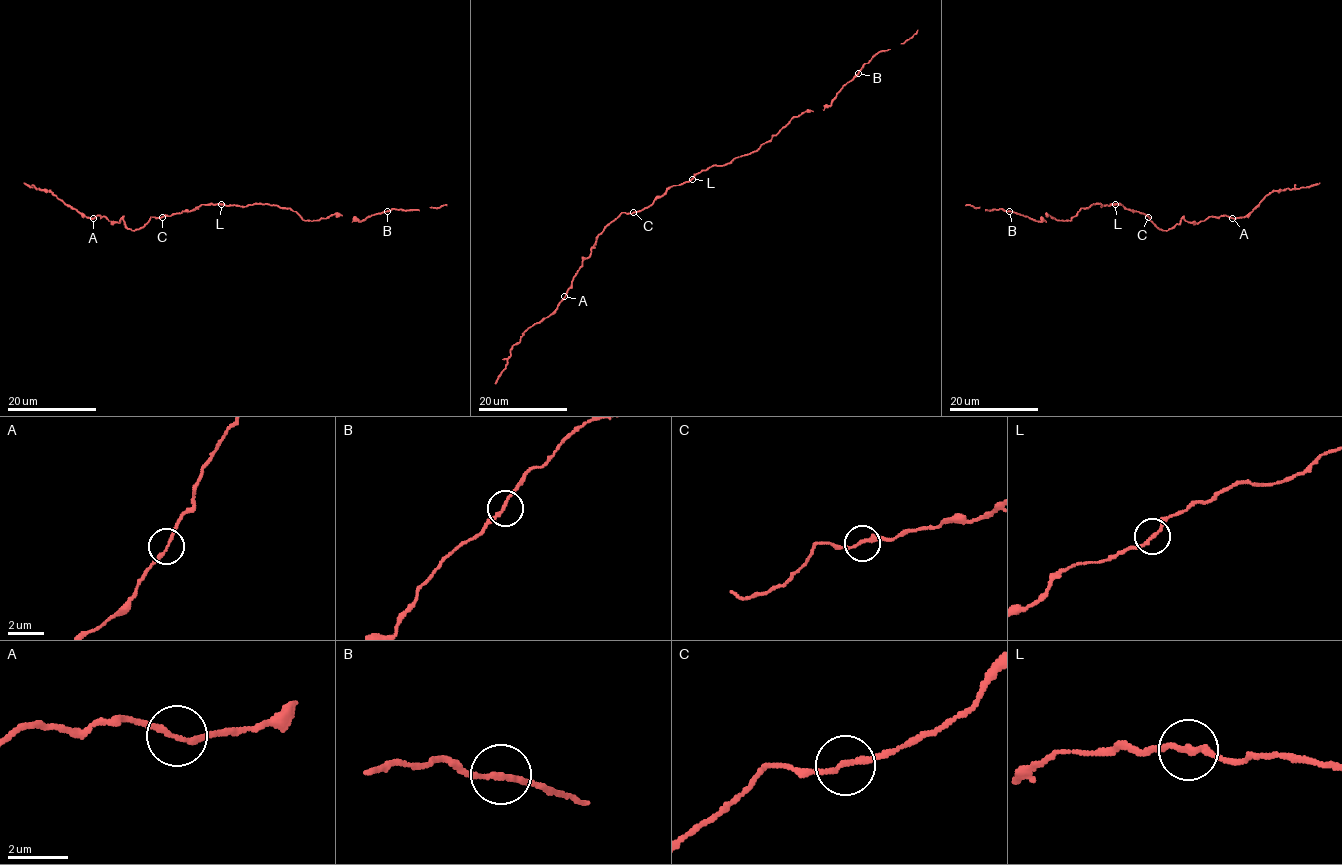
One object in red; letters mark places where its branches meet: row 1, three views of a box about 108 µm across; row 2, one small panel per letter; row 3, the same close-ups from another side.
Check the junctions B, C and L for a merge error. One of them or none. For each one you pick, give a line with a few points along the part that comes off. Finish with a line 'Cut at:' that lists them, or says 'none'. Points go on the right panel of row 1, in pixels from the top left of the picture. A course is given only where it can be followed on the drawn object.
Cut at: none

